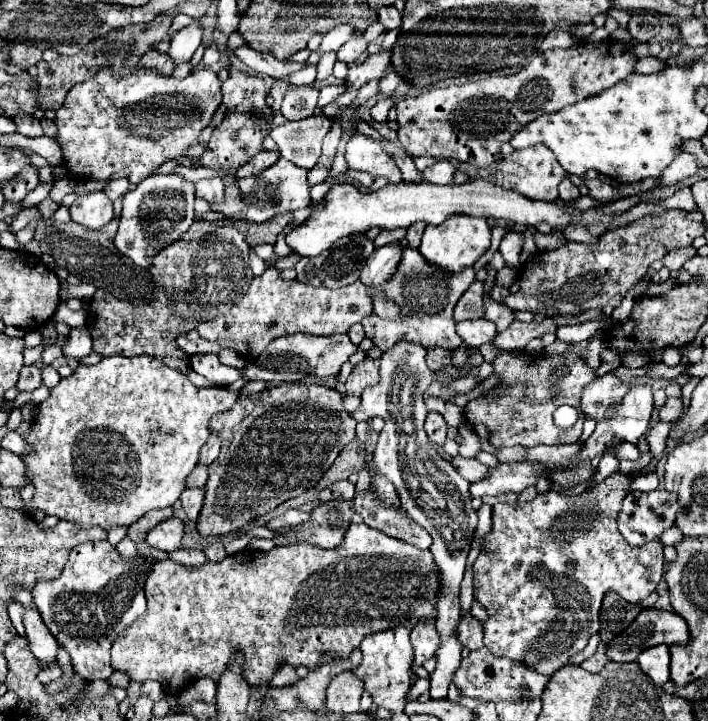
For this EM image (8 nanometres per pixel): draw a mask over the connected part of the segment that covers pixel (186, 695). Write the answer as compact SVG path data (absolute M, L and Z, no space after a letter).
M199 677L193 683L193 687L185 689L179 695L179 705L189 705L195 699L203 699L203 701L215 705L215 681L211 677Z

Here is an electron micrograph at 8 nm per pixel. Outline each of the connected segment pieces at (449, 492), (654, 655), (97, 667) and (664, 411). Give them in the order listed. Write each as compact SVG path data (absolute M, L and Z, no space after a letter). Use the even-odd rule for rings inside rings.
M399 341L393 349L385 351L379 369L381 381L367 387L361 395L363 403L359 411L371 411L371 415L383 417L385 427L379 433L379 443L373 453L373 473L387 477L399 495L405 513L417 521L433 537L431 553L439 569L439 597L437 607L437 631L441 635L441 647L437 649L437 669L431 673L431 699L447 699L447 689L455 669L461 663L463 645L453 637L461 617L459 583L463 579L467 553L471 549L473 531L477 527L477 513L471 507L469 481L465 481L455 467L443 459L431 445L423 423L427 407L423 403L425 389L433 383L435 375L425 363L425 347Z
M657 645L643 651L637 657L637 663L641 671L655 681L655 685L663 687L669 681L669 647L667 645Z
M87 541L69 553L63 573L55 581L39 581L33 587L33 601L57 639L71 655L73 669L83 679L107 679L113 673L109 651L115 637L145 611L143 583L155 559L123 559L109 541Z
M667 399L663 407L659 407L659 419L661 421L673 421L681 415L681 399Z

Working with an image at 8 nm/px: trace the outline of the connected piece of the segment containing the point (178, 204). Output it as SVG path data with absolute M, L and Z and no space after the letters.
M149 175L139 185L123 197L123 211L117 235L113 239L115 247L127 255L135 265L149 267L153 255L161 251L165 245L181 239L181 235L189 229L195 219L193 211L195 201L195 185L181 175Z

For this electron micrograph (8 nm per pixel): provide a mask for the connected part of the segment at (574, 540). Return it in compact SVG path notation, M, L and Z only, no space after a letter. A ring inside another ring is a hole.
M613 473L581 495L567 497L559 491L547 491L527 503L493 505L493 529L485 537L483 551L473 565L477 599L489 613L485 621L485 647L493 655L523 661L523 665L551 677L569 665L587 647L589 637L599 631L599 607L607 591L613 589L630 603L639 603L655 591L663 577L663 543L655 539L643 547L631 547L615 525L629 483L627 475Z

